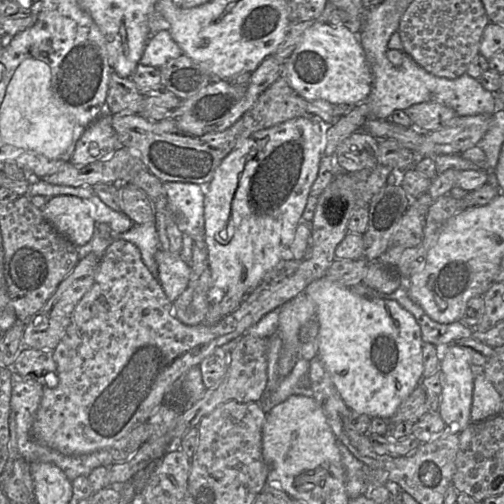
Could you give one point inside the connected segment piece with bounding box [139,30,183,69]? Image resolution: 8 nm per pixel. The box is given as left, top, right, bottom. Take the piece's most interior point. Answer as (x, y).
(161, 47)

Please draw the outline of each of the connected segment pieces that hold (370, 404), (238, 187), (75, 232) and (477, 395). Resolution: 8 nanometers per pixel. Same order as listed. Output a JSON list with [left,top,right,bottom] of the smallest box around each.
[[304,276,423,419],[204,116,330,303],[41,197,96,247],[471,370,502,422]]

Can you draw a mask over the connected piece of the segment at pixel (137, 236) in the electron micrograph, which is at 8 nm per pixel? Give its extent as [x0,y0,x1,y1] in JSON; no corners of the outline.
[115,221,160,278]

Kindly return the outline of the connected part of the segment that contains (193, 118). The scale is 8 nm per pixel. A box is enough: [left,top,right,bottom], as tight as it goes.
[175,79,259,136]

